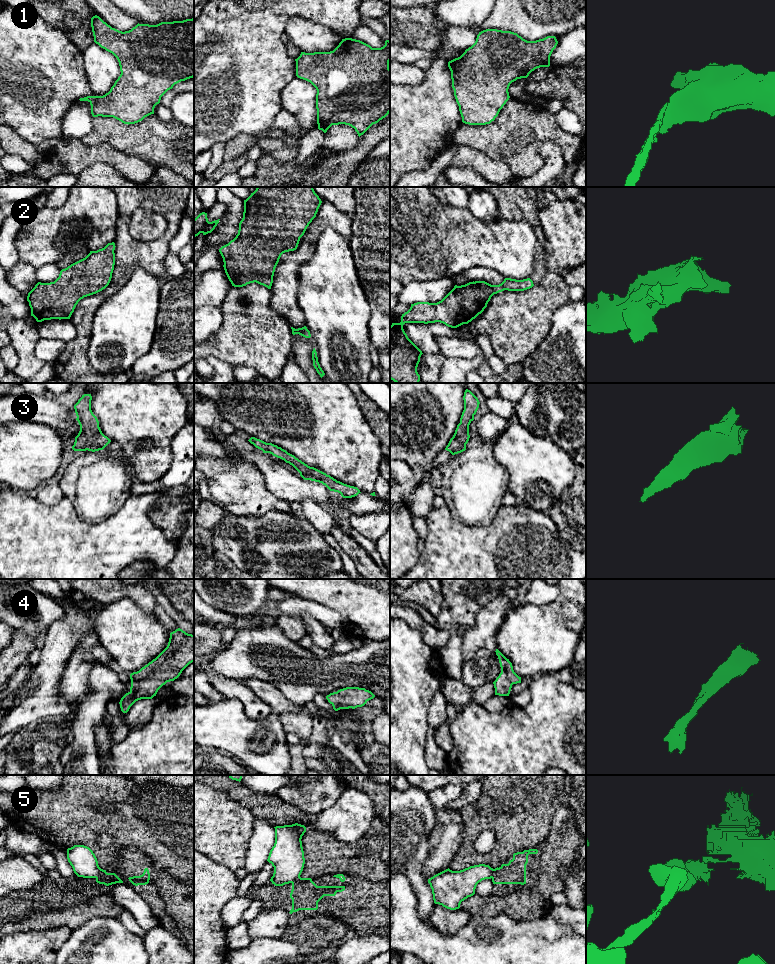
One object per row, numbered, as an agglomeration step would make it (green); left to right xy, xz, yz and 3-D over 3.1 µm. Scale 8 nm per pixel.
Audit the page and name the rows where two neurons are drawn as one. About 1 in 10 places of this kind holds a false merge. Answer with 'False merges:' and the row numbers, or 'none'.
False merges: 5

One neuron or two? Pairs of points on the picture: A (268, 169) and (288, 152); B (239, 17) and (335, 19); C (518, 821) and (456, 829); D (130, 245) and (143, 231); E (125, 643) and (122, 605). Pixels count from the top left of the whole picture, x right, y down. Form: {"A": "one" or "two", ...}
{"A": "two", "B": "one", "C": "two", "D": "two", "E": "one"}

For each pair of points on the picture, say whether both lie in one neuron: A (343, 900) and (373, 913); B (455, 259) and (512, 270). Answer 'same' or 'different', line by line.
A: same
B: same

